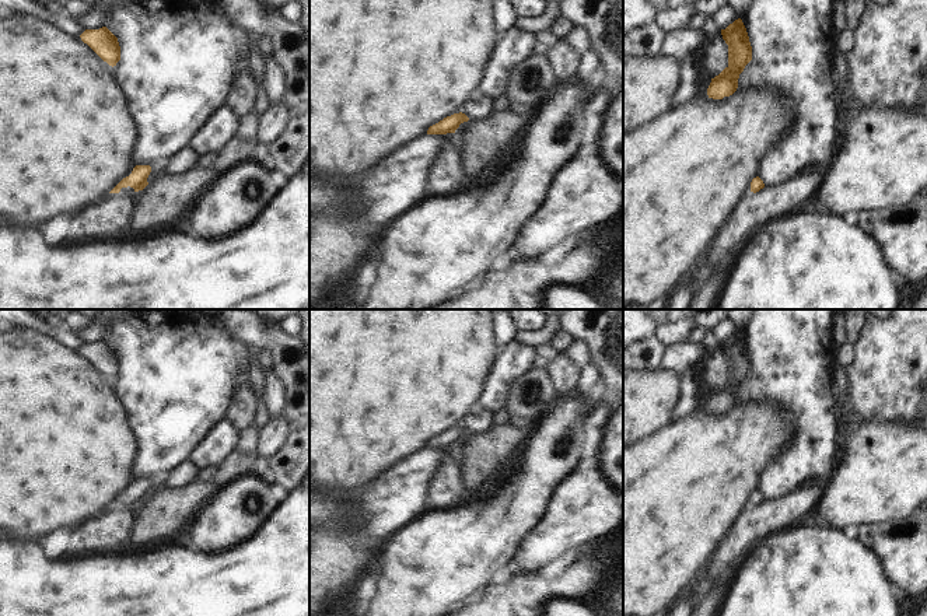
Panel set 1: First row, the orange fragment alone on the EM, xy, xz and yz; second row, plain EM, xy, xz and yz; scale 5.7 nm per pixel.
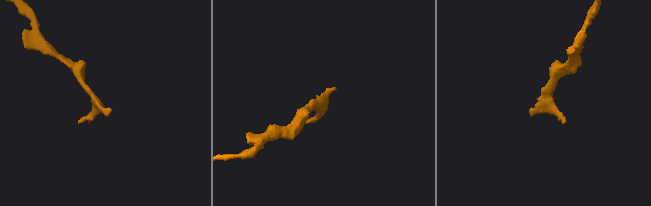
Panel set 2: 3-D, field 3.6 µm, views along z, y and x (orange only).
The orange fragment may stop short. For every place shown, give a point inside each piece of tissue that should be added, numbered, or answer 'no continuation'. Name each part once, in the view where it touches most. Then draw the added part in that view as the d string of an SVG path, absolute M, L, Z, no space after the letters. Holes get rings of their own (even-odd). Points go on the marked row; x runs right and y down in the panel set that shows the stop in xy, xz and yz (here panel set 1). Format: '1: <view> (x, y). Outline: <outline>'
1: xy (128, 191). Outline: M127 186L127 188L122 188L119 193L108 193L105 199L119 197L119 196L133 196L133 193L134 193L134 189Z

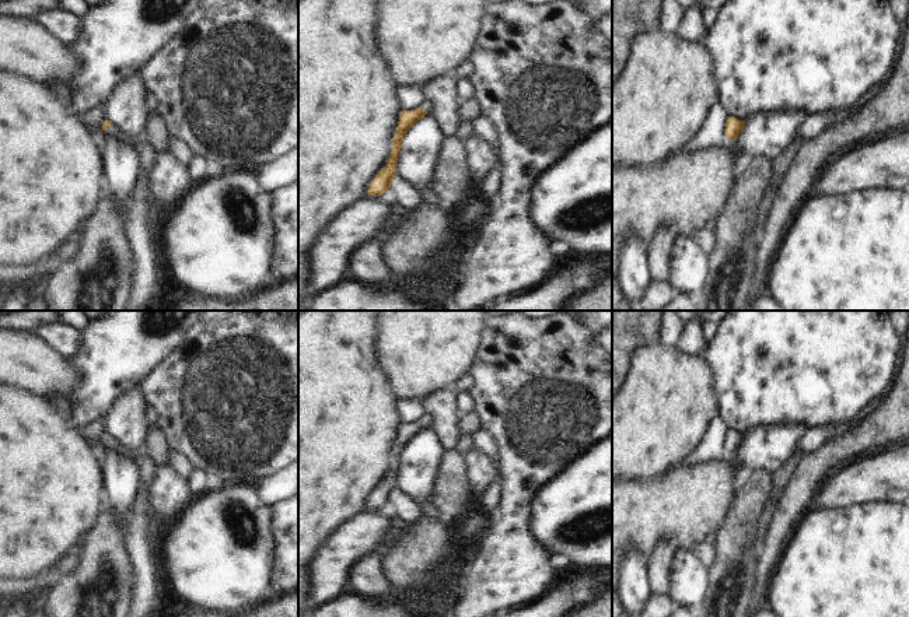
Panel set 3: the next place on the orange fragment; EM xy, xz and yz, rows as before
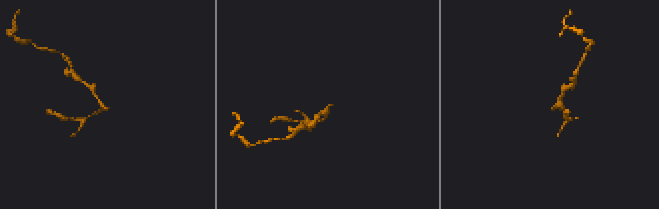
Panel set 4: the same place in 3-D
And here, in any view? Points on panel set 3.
1: xy (112, 130). Outline: M112 123L109 125L109 127L108 127L108 130L106 130L106 136L108 136L108 137L122 139L123 141L129 143L130 146L134 146L134 147L136 147L137 139L133 139L133 137L122 133L122 132L119 130L119 127L115 126L115 125L112 125Z

